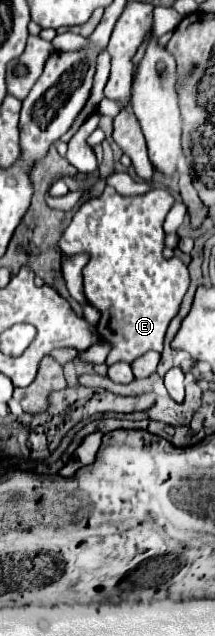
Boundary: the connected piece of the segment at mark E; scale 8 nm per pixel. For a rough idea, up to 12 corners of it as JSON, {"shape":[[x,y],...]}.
{"shape":[[107,186],[61,234],[91,254],[107,358],[163,350],[191,284],[163,258],[173,196]]}

